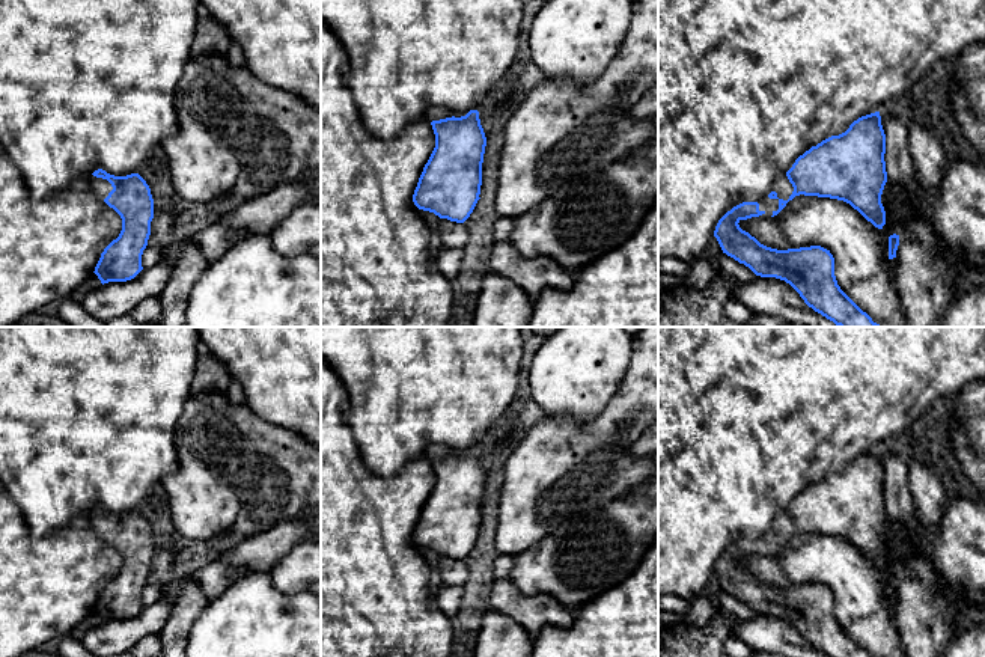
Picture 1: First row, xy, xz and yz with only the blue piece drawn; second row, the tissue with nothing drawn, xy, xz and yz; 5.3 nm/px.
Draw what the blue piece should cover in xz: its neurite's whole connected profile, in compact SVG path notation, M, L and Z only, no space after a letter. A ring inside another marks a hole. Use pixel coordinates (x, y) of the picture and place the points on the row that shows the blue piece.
M434 105L425 112L435 134L435 148L423 167L413 202L440 218L464 223L480 199L486 137L479 112L455 118Z

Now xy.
M102 169L89 176L93 194L122 218L122 231L101 253L95 274L101 283L127 282L142 270L142 255L151 235L154 199L139 173L114 176Z

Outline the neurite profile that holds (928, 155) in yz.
M919 124L908 127L908 146L919 182L929 197L938 197L946 166L944 148Z

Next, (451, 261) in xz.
M441 249L437 262L443 276L453 280L465 268L465 252L461 249Z

